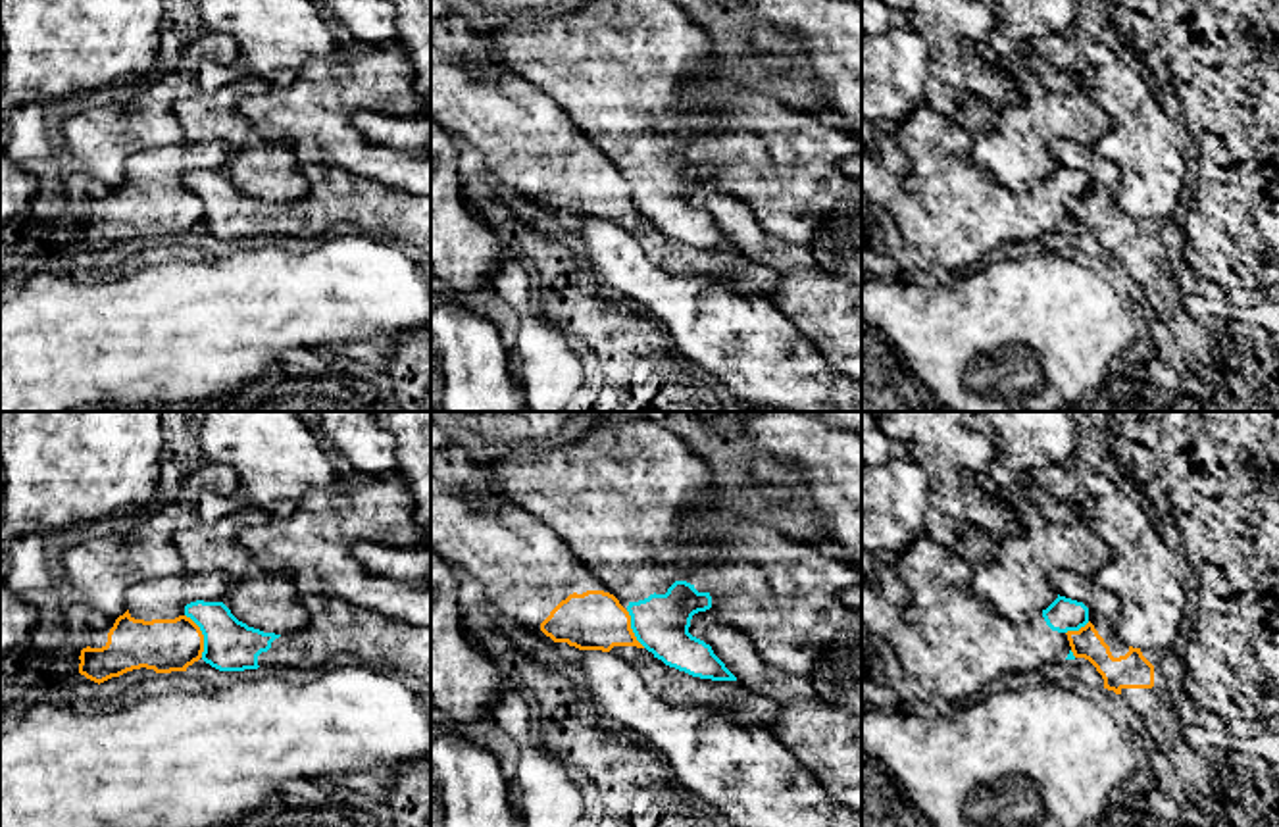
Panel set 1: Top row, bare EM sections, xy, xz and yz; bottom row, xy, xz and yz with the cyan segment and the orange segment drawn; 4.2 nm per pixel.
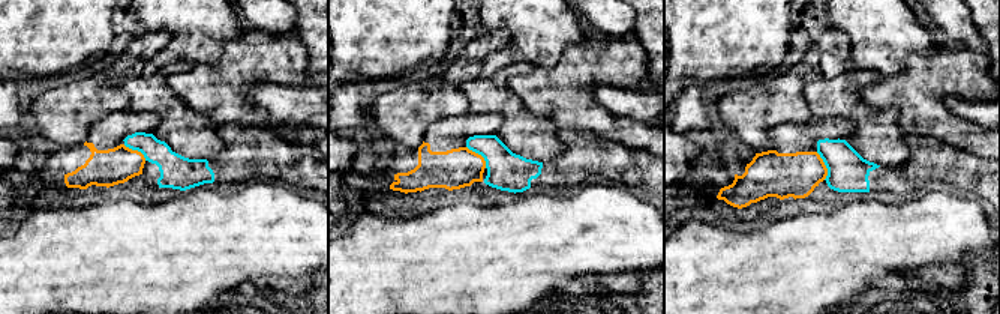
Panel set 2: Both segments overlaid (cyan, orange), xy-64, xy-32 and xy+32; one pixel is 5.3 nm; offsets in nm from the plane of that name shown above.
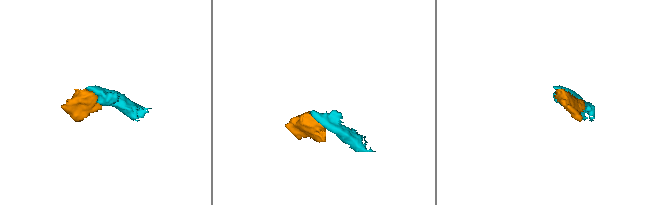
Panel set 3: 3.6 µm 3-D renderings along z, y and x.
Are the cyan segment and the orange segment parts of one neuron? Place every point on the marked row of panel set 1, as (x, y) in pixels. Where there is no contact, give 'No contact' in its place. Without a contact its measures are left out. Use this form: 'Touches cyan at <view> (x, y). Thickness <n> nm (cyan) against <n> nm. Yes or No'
Touches cyan at xy (202, 633). Thickness 220 nm (cyan) against 220 nm. No

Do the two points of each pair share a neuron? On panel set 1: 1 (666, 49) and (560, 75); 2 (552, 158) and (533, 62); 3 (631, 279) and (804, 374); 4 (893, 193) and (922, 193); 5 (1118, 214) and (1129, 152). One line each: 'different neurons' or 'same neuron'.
1: same neuron
2: different neurons
3: same neuron
4: same neuron
5: different neurons

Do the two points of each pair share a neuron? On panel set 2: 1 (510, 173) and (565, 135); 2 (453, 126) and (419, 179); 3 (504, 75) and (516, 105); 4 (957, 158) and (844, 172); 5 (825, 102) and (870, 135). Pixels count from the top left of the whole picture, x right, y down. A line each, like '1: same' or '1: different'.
1: same
2: same
3: same
4: same
5: same

